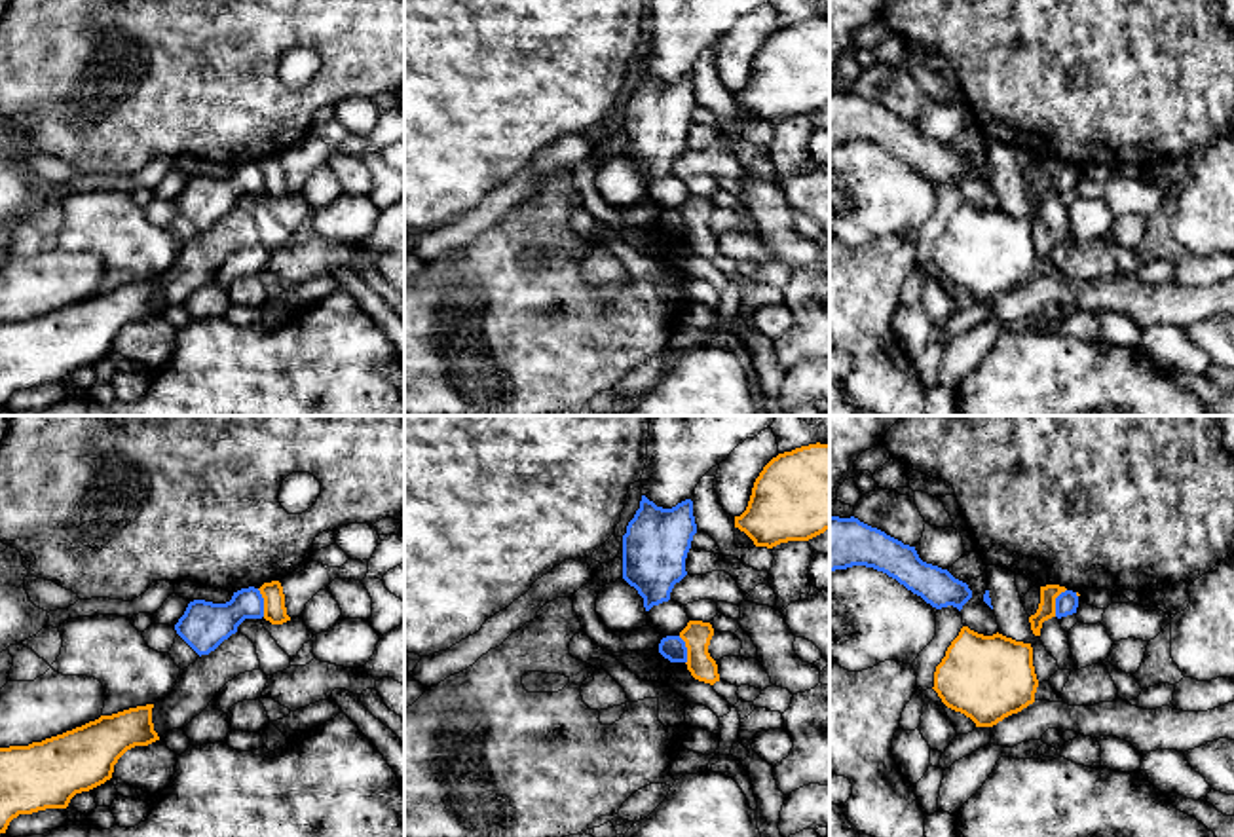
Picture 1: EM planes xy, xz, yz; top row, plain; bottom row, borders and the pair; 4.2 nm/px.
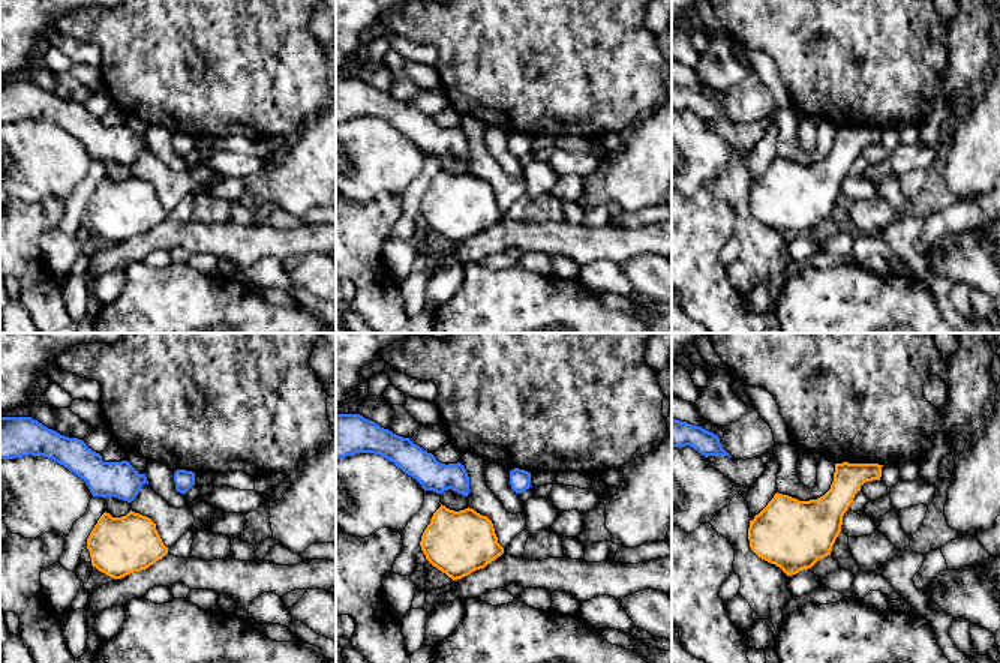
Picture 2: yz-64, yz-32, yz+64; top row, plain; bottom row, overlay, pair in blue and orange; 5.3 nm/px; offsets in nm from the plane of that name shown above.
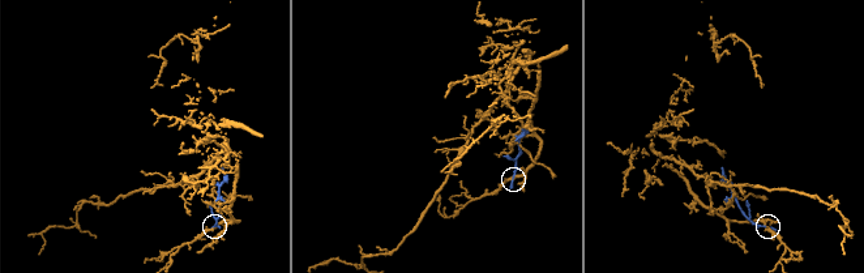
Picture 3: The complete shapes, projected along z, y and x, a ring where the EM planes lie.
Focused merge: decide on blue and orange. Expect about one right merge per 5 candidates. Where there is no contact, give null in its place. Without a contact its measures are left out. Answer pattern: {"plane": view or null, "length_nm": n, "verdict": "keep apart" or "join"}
{"plane": "yz", "length_nm": 130, "verdict": "keep apart"}

